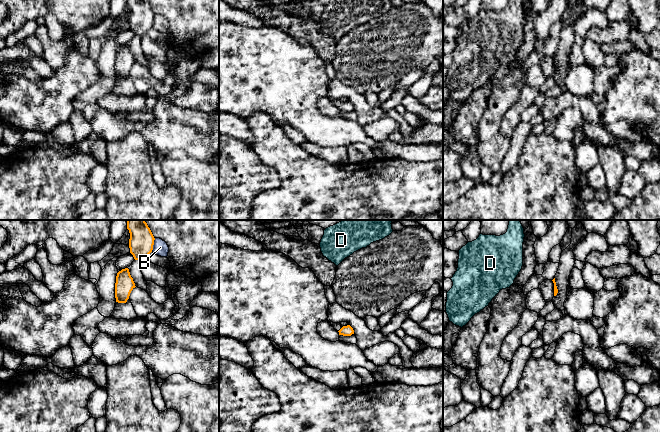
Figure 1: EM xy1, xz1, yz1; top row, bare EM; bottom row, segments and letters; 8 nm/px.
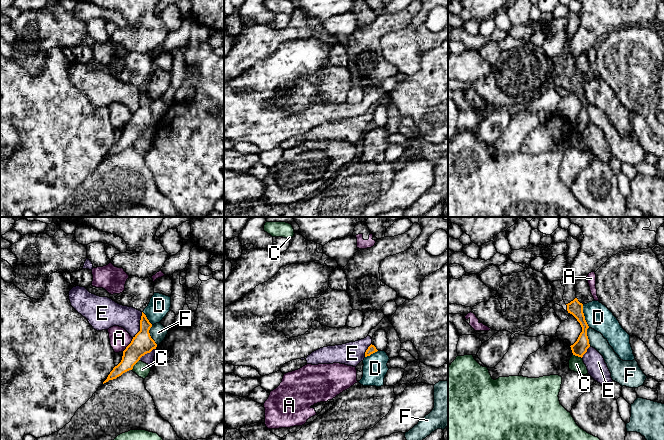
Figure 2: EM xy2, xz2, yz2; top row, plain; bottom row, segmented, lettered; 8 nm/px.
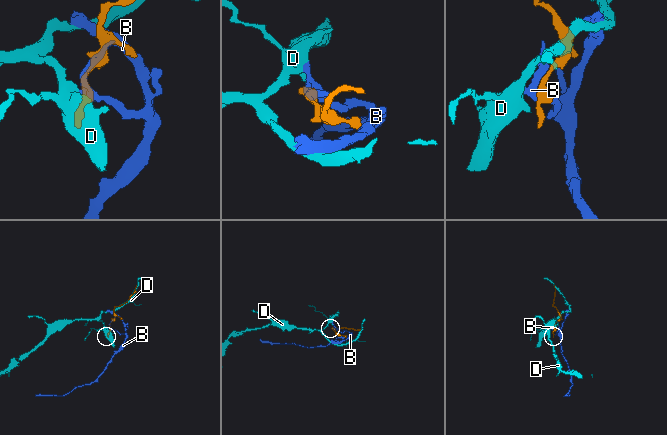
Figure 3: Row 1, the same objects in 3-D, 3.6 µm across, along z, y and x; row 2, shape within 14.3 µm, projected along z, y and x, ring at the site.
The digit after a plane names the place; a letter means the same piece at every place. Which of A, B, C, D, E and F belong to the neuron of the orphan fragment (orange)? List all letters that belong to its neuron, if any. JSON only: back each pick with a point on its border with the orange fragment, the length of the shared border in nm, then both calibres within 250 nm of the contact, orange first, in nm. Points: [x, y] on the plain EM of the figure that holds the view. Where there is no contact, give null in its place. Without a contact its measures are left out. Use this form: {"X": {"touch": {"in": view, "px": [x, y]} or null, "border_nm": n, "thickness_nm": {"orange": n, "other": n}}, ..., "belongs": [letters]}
{"belongs": []}

